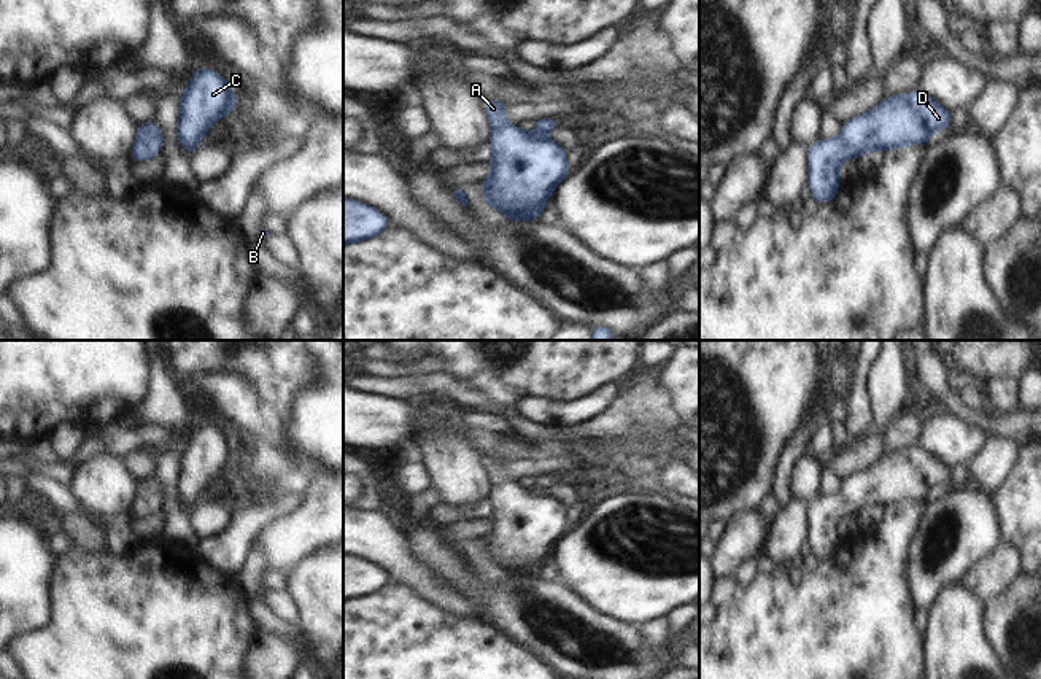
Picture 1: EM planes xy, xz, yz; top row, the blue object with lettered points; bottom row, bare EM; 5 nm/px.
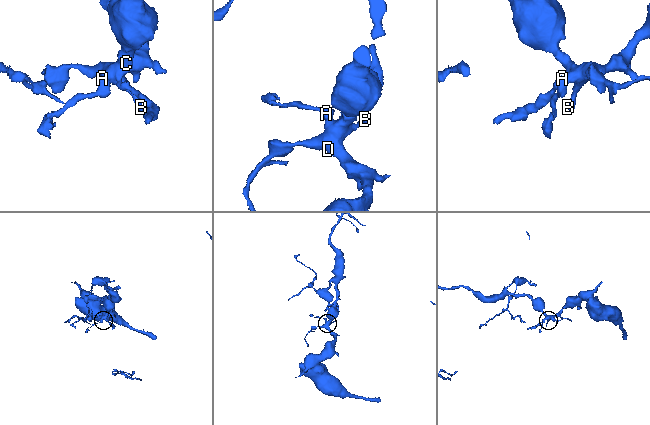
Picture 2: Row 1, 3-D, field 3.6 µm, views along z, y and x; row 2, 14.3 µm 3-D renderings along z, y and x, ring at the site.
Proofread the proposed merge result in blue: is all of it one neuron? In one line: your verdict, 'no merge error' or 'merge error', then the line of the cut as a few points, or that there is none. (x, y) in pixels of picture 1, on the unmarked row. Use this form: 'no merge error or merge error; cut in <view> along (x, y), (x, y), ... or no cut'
no merge error; no cut

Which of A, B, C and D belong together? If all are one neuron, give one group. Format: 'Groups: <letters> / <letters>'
Groups: A B C D

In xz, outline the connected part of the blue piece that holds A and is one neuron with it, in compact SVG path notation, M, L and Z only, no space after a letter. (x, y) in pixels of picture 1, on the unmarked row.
M483 456L491 482L490 531L480 537L483 557L509 577L537 576L547 553L569 526L566 507L542 491L558 483L555 474L534 477L536 490L524 490L504 474L504 458Z

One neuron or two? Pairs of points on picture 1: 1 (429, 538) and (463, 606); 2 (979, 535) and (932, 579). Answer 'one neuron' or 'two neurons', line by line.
1: two neurons
2: one neuron

